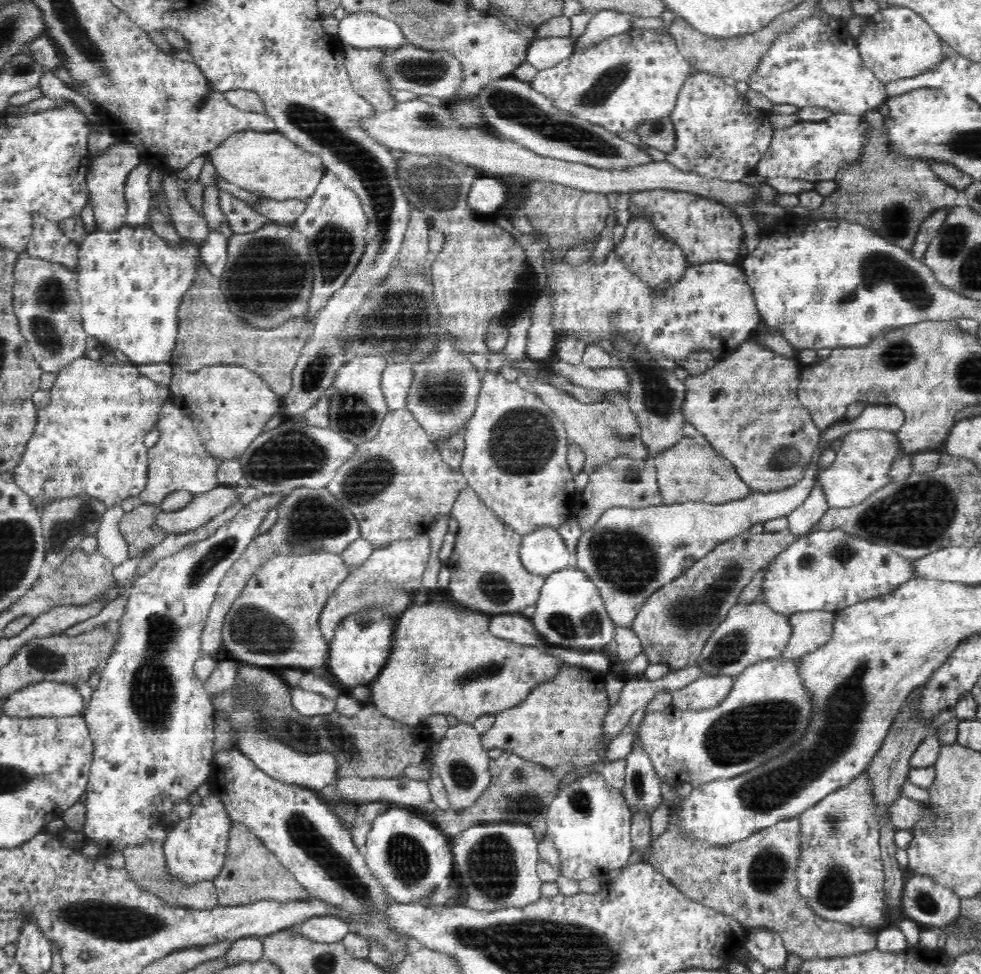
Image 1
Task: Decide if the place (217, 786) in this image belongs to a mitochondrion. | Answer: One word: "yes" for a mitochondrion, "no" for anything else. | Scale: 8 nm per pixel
no

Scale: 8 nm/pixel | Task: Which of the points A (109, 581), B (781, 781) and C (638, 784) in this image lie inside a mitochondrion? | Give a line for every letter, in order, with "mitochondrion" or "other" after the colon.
A: other
B: mitochondrion
C: mitochondrion

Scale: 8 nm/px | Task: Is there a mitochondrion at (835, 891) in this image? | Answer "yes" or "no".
yes

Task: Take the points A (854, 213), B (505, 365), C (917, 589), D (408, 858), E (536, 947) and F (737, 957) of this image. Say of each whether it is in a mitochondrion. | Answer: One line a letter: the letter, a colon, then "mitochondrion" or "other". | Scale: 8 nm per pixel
A: other
B: other
C: other
D: mitochondrion
E: mitochondrion
F: other

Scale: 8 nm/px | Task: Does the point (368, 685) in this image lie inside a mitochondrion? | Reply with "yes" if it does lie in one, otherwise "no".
no

